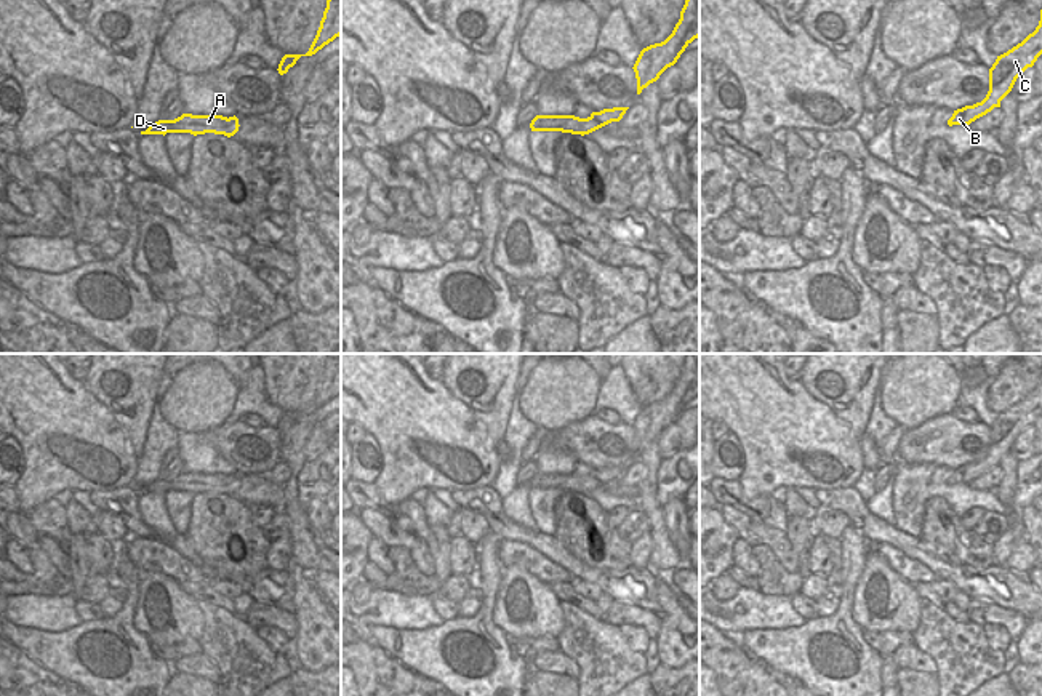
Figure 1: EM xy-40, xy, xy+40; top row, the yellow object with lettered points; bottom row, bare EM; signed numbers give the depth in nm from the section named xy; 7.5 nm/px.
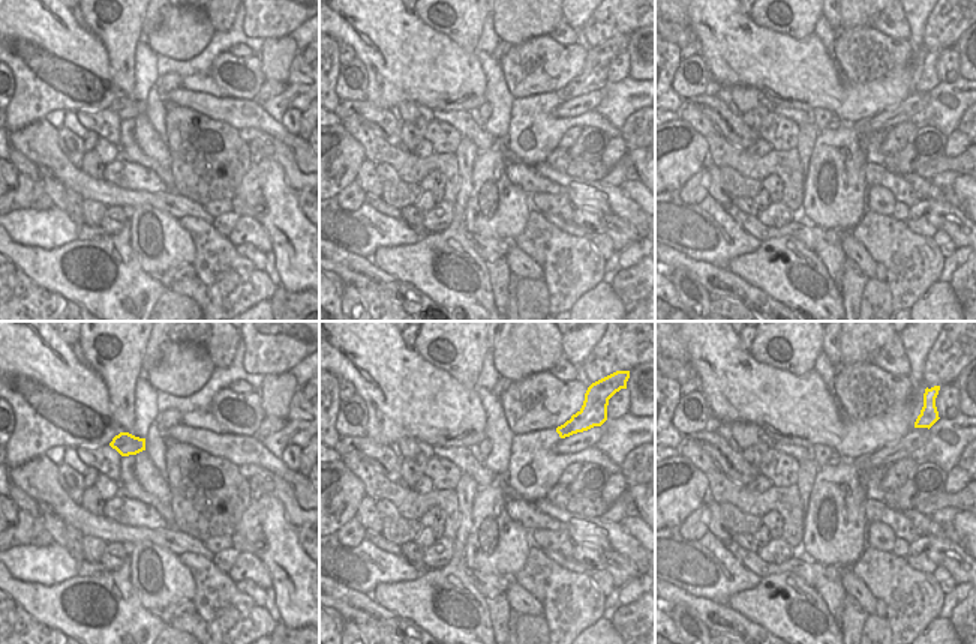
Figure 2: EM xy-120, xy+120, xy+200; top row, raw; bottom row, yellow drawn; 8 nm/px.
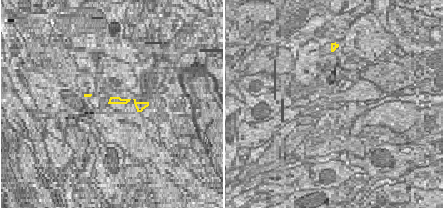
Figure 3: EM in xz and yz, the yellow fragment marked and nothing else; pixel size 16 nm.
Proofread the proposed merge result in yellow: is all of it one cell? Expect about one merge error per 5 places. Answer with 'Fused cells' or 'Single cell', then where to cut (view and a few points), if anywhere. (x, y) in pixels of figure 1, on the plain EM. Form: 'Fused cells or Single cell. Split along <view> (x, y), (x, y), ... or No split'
Single cell. No split

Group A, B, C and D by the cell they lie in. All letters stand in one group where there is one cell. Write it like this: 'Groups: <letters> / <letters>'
Groups: A B C D

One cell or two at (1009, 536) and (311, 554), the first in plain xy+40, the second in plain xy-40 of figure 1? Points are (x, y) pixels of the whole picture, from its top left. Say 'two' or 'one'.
two

